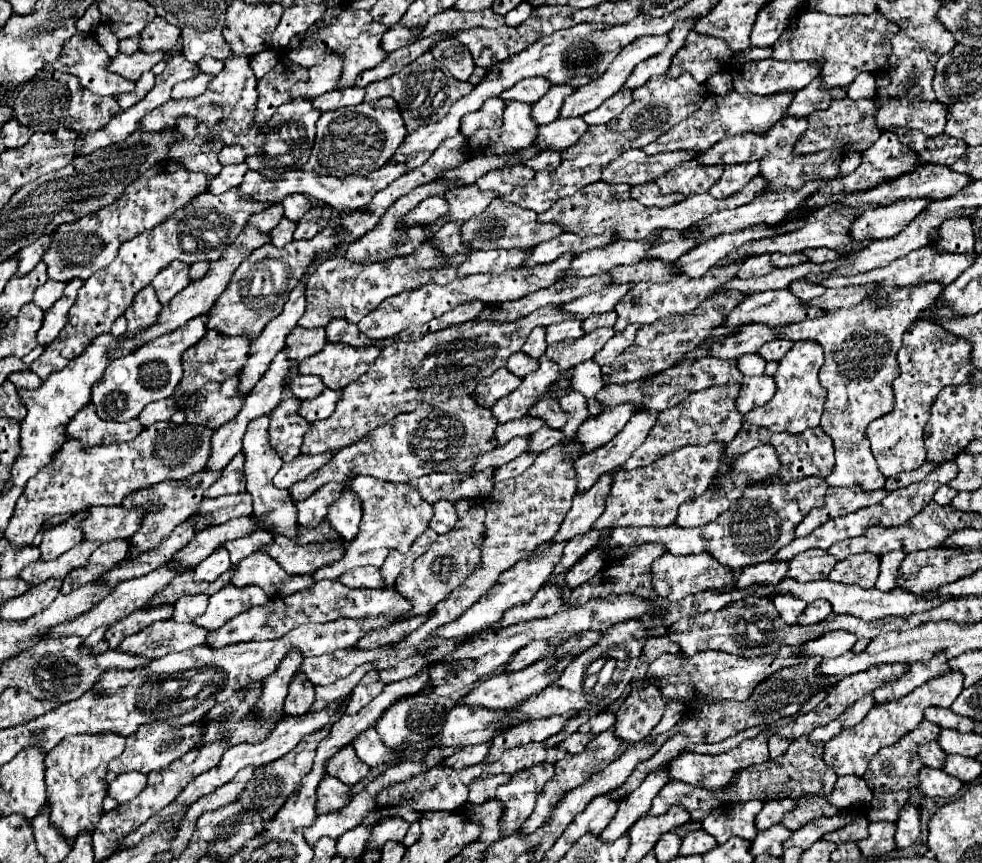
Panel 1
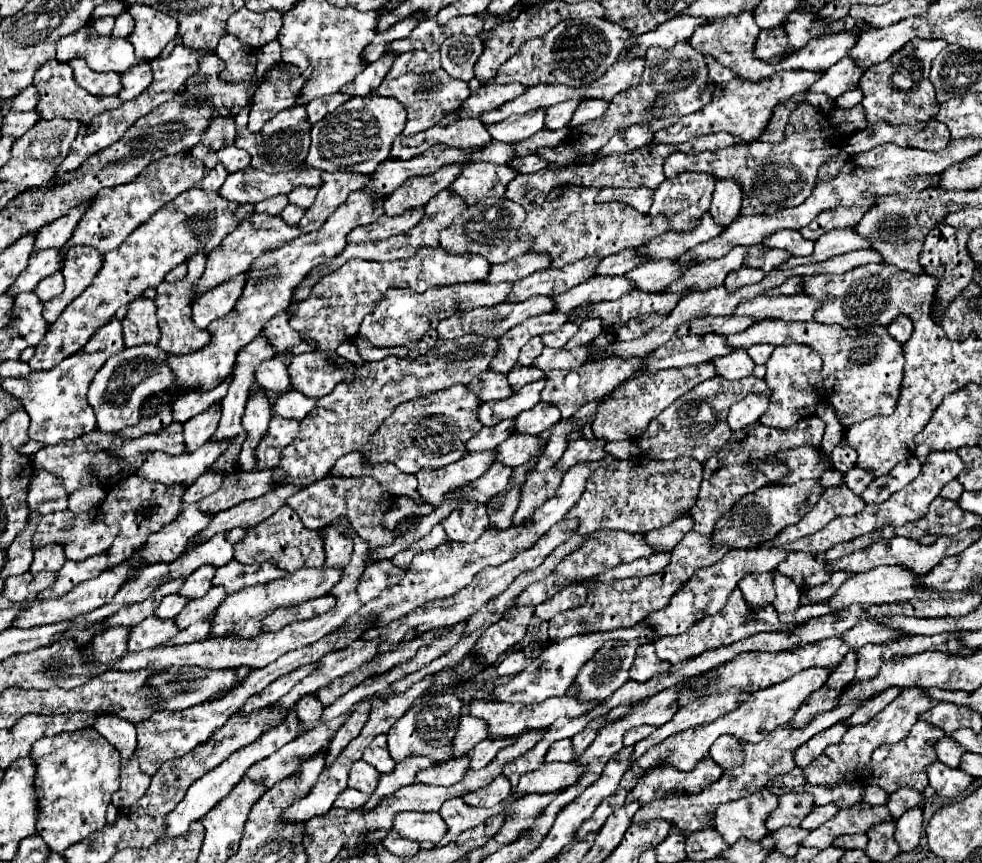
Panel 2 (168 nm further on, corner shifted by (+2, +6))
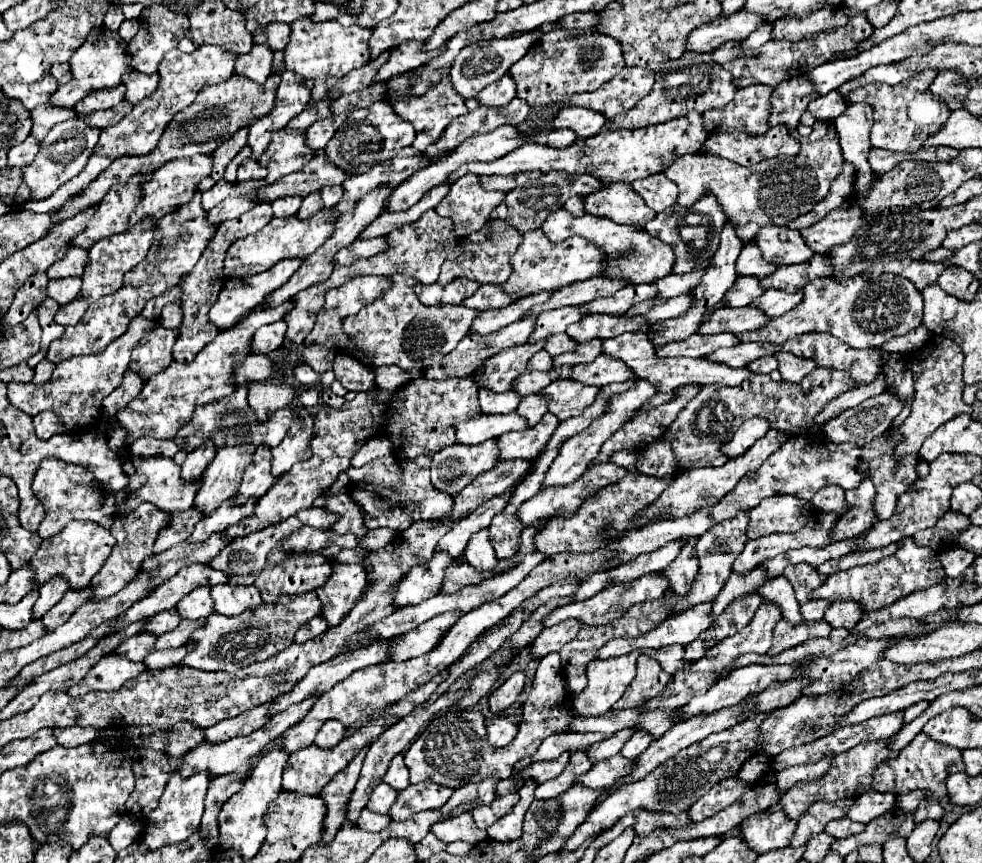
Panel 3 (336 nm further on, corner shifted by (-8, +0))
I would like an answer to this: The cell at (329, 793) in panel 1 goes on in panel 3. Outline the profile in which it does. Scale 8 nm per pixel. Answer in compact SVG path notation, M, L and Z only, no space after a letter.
M368 808L362 810L360 822L358 822L358 826L362 830L368 830L368 832L382 832L382 830L388 828L388 824L390 824L390 816L388 814L384 814L384 816L382 814L374 814Z

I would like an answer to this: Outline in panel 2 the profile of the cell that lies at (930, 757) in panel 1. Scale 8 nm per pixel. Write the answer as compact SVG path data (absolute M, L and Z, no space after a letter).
M944 736L940 742L936 742L938 760L944 762L946 766L950 766L950 768L958 768L960 756L962 756L964 752L966 752L966 750L964 750L962 746L958 746L950 736Z

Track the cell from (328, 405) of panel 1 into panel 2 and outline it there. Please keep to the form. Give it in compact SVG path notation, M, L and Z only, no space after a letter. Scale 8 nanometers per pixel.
M288 390L276 400L276 404L272 406L272 412L282 418L302 420L306 414L314 410L316 402L318 402L316 398L304 398L304 394L300 394L298 390Z

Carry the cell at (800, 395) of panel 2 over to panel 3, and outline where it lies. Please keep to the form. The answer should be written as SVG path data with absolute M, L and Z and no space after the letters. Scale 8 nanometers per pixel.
M778 352L774 356L778 360L778 370L782 374L782 380L788 380L788 382L800 382L806 374L810 374L816 368L814 362L796 358L794 354L788 354L788 352Z

